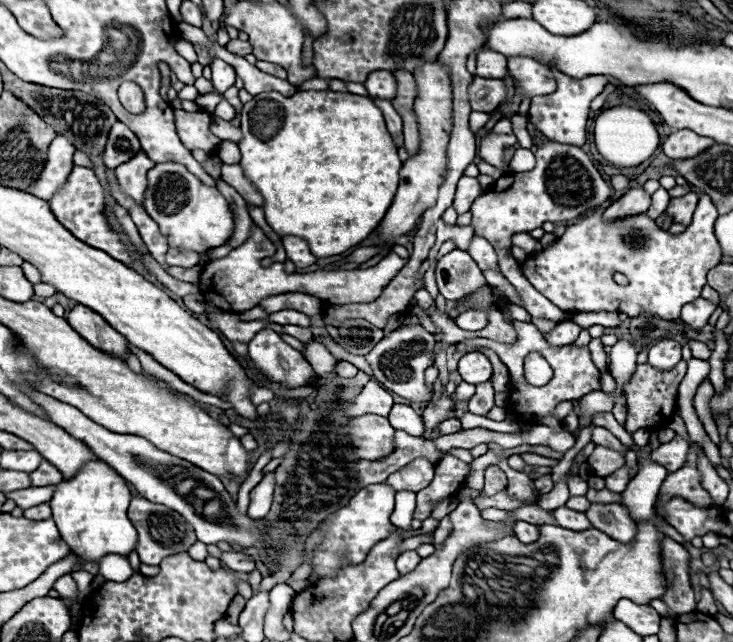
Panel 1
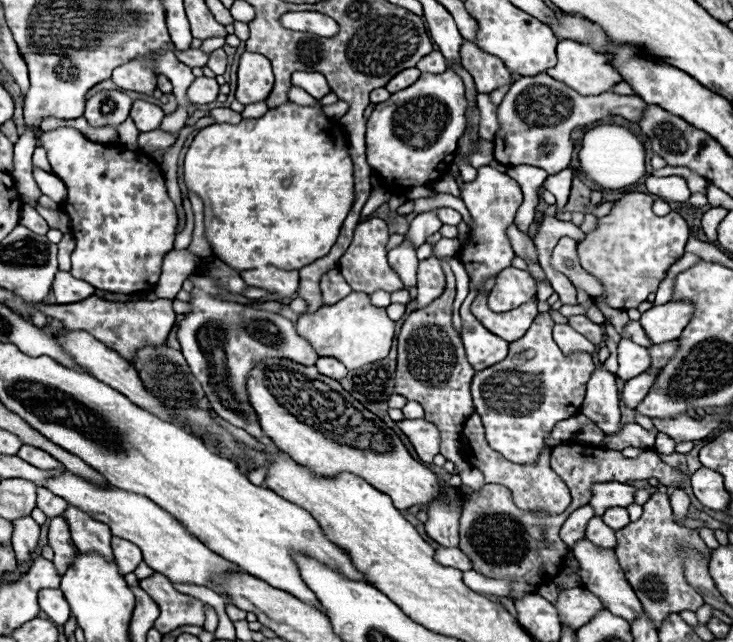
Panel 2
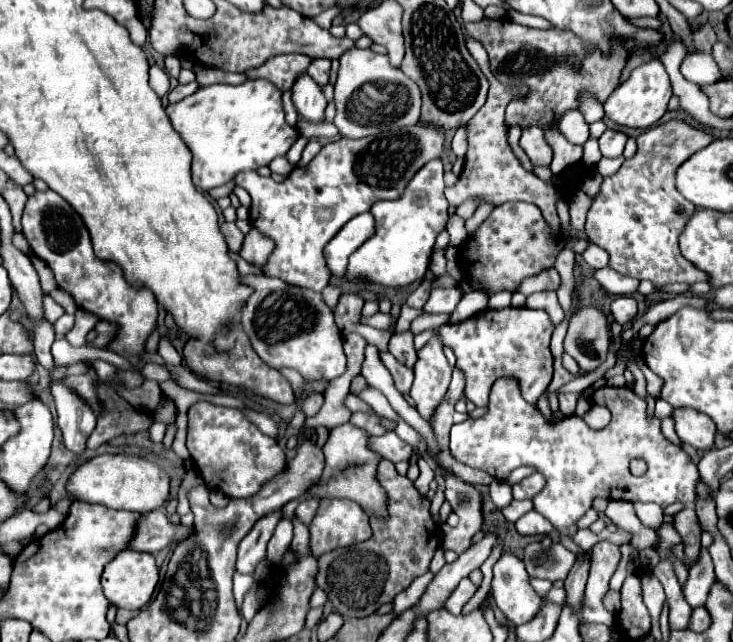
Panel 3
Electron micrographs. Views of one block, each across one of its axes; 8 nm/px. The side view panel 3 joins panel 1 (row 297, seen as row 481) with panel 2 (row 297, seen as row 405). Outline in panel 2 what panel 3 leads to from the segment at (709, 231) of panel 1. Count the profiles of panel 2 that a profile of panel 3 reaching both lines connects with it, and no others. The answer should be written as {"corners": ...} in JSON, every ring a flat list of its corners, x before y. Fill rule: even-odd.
{"corners":[[626,194,616,200,612,212,600,218,598,228,588,232,578,244,578,256,584,270,596,276,604,288,604,304,618,310,638,308,650,292,656,292,664,272,684,254,690,228,678,212,656,216,648,194],[510,266,496,276,496,284,488,296,488,306,496,312,514,310,516,306,522,306,534,296,536,296,534,278,528,272]]}

